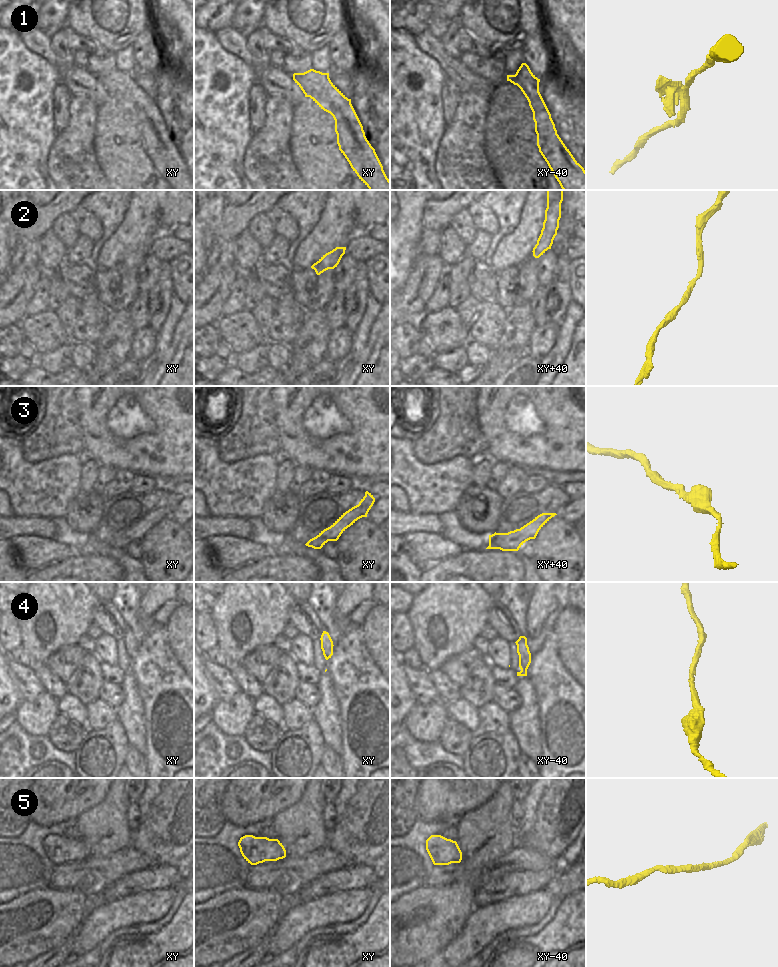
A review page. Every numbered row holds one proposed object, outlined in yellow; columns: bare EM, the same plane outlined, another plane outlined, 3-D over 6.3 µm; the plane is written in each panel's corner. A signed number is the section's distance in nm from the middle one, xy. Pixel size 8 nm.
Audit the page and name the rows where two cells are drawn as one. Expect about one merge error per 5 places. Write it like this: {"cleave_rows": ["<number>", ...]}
{"cleave_rows": ["1"]}

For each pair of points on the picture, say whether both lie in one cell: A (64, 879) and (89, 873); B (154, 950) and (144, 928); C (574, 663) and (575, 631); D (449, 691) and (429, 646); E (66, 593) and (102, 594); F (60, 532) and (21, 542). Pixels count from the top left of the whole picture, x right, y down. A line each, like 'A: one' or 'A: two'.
A: one
B: two
C: one
D: two
E: two
F: two

